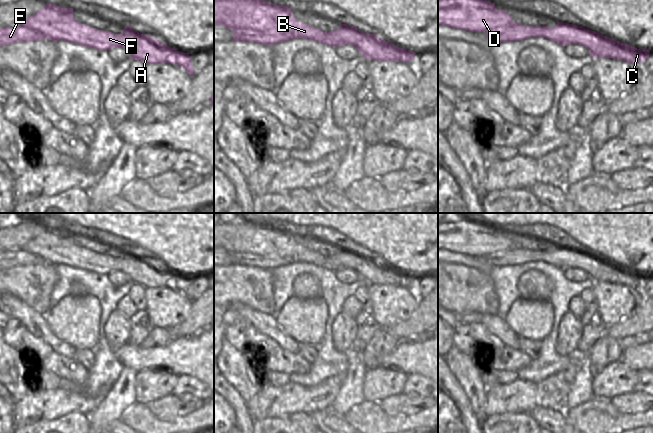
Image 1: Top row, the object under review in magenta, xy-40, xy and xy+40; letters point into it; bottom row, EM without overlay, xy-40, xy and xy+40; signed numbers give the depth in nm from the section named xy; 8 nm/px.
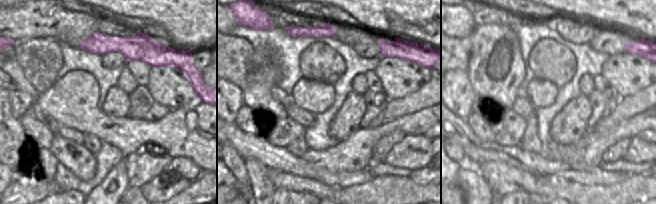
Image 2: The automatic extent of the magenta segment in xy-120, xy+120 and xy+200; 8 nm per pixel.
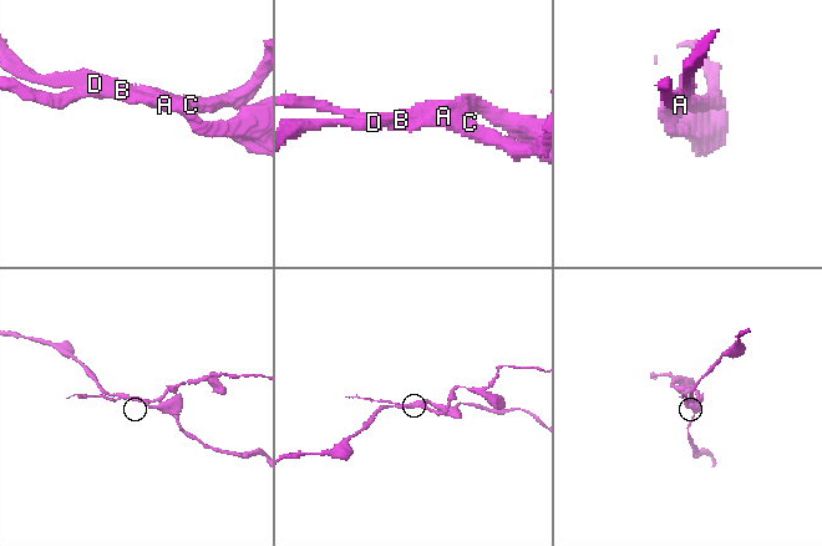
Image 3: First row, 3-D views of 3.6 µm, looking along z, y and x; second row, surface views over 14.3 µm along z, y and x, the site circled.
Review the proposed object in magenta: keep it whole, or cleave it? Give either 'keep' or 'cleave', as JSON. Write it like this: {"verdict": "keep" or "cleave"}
{"verdict": "cleave"}

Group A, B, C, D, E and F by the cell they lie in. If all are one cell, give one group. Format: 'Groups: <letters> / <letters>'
Groups: A B D F / C E.

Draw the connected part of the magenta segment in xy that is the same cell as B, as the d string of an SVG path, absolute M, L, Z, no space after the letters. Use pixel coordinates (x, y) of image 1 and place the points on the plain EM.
M244 218L239 224L214 225L214 250L228 253L250 252L264 256L268 252L294 254L295 262L314 264L333 270L331 259L318 252L308 250L291 238L291 232L277 229Z

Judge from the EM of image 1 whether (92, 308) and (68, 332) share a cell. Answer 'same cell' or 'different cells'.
same cell

